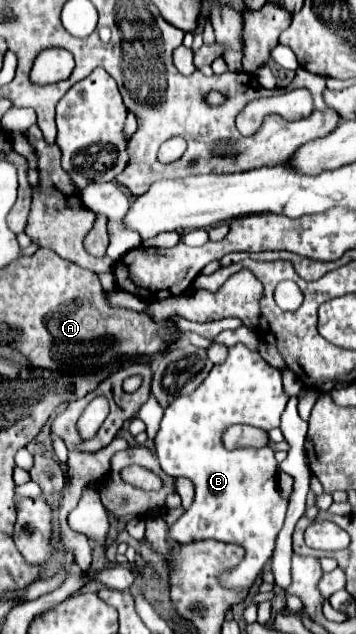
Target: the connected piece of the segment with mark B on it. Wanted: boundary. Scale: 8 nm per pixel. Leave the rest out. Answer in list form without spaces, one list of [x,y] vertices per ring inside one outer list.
[[[237,345],[237,347],[231,347],[229,349],[229,357],[221,363],[221,365],[215,365],[209,373],[209,377],[201,383],[199,389],[195,389],[193,393],[189,395],[183,395],[183,397],[177,397],[167,409],[165,409],[165,415],[163,415],[163,421],[161,421],[161,429],[155,437],[155,451],[159,455],[159,461],[161,461],[161,467],[167,475],[178,478],[178,477],[189,477],[193,481],[195,487],[195,496],[193,500],[193,505],[183,513],[183,517],[173,525],[169,527],[169,541],[171,543],[191,543],[191,541],[199,541],[199,539],[217,539],[217,541],[225,541],[225,543],[237,543],[241,547],[245,547],[245,559],[241,561],[241,565],[235,569],[235,571],[229,571],[221,581],[225,585],[231,585],[235,589],[245,589],[245,587],[251,587],[253,581],[257,579],[257,575],[263,571],[265,563],[269,561],[269,557],[273,555],[273,549],[275,549],[275,539],[277,539],[277,533],[281,531],[283,527],[283,521],[285,521],[285,511],[287,511],[287,501],[279,497],[279,491],[277,491],[277,481],[275,481],[275,473],[277,473],[277,461],[273,457],[273,451],[271,449],[239,449],[239,451],[227,451],[223,445],[221,445],[221,435],[223,431],[229,427],[229,425],[235,424],[248,424],[252,426],[259,427],[265,431],[270,431],[271,429],[278,428],[280,426],[280,417],[289,401],[289,395],[283,391],[283,383],[281,383],[281,373],[279,369],[271,367],[259,353],[255,351],[249,351],[245,345]]]

